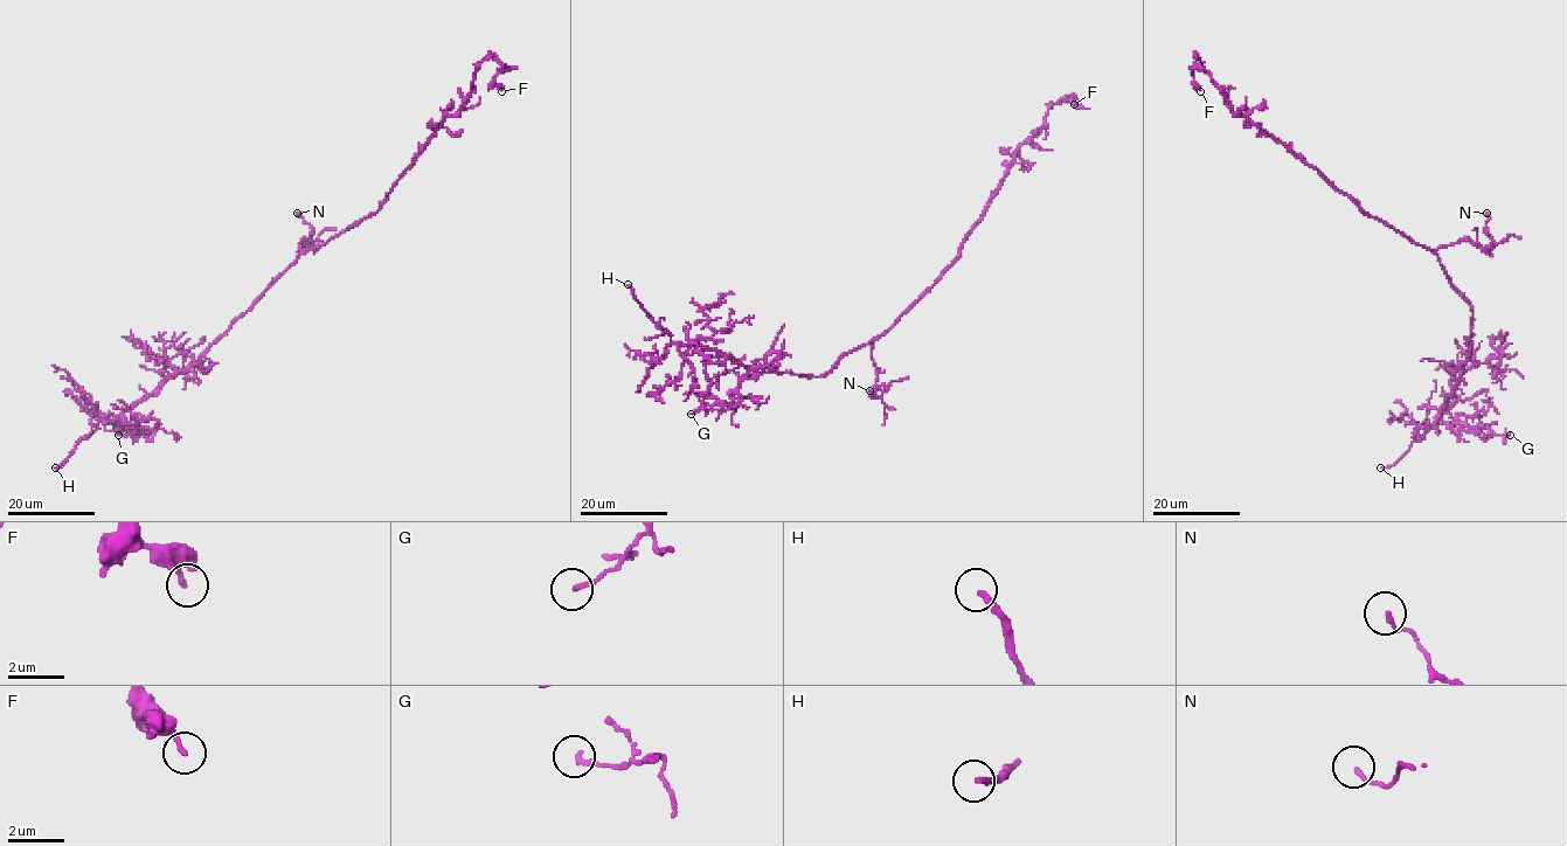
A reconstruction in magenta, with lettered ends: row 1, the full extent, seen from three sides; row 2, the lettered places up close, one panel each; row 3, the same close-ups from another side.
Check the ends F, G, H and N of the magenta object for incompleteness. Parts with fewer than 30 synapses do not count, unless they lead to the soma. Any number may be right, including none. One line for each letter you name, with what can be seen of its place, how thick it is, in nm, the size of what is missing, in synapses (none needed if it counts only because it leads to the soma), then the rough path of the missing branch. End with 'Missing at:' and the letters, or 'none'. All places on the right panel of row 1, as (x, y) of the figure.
H: Place: (1380, 467). Thickness 240 nm. Course of what is missing: (1380, 467), (1368, 480), (1372, 487), (1375, 479), (1375, 483)
Missing at: H

